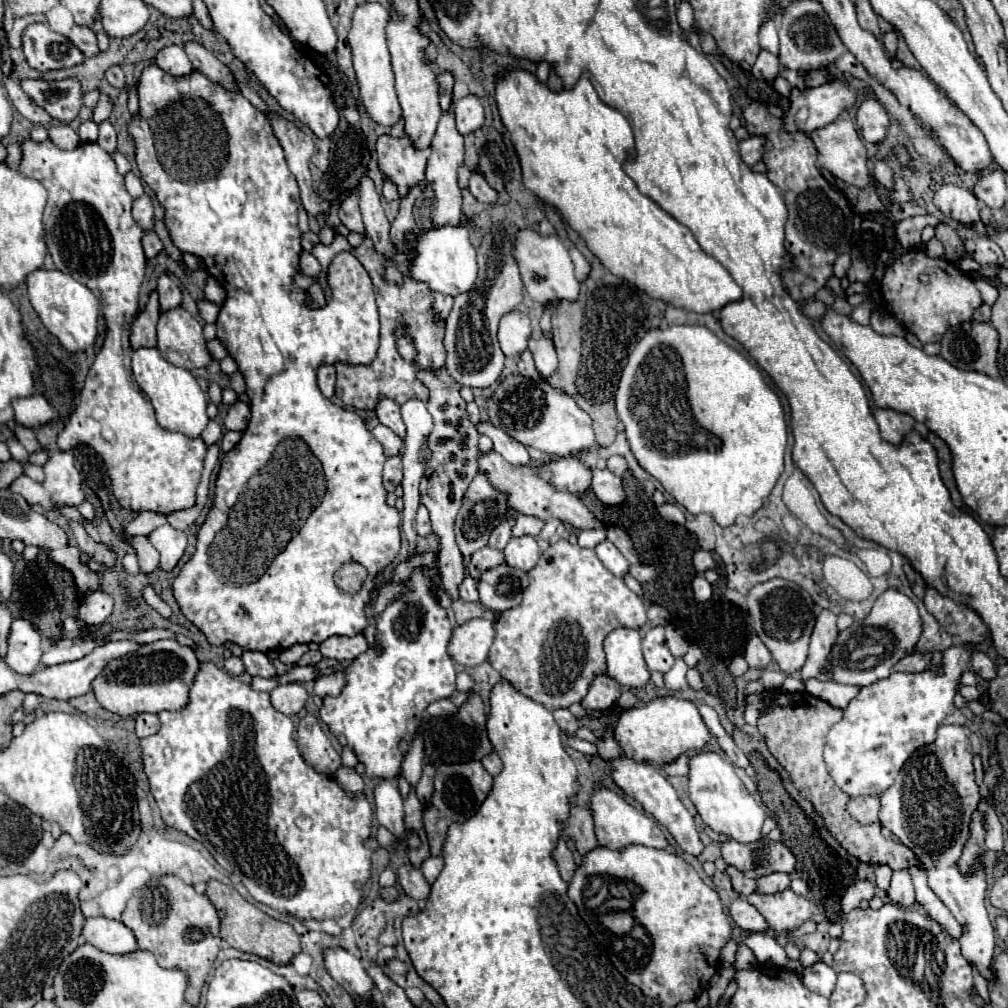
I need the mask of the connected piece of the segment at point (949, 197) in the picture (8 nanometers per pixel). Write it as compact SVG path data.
M944 184L942 188L938 188L934 196L934 204L942 214L950 216L952 220L964 226L972 226L980 222L978 200L968 188L960 188L956 184Z

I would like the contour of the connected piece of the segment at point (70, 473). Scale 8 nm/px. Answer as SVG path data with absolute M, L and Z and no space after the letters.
M73 451L52 454L44 464L46 480L37 483L22 474L9 489L20 494L28 504L39 504L44 510L54 510L58 504L78 506L84 500L80 472L76 470Z

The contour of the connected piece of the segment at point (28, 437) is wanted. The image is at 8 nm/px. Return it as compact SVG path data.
M16 424L14 428L12 428L12 432L14 432L14 436L18 438L18 442L28 450L28 452L36 452L36 450L42 450L40 448L40 444L36 442L36 436L34 436L34 430L30 430L30 428L26 428L26 426L22 426L22 424Z

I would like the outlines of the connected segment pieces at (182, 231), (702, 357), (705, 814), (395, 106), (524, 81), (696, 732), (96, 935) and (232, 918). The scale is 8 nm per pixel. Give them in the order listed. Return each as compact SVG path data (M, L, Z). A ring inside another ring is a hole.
M156 64L142 70L142 76L138 80L138 94L140 94L140 112L132 116L128 126L128 136L136 146L136 164L140 170L142 180L152 188L156 194L160 206L164 208L164 224L166 230L174 242L174 246L180 252L190 252L198 256L206 272L212 274L216 280L224 284L226 300L220 308L220 314L216 318L216 338L226 346L228 354L236 360L244 380L246 380L246 394L250 398L250 410L252 418L242 434L242 440L222 458L220 462L220 474L216 480L216 498L214 506L202 524L198 532L198 544L194 556L186 562L186 566L180 570L180 574L174 580L174 598L182 610L182 614L208 638L210 644L224 644L224 642L236 642L244 650L258 650L258 652L270 652L270 650L284 650L294 644L322 644L322 640L328 640L330 636L356 636L366 626L364 616L364 604L368 602L368 594L374 588L374 578L378 572L382 572L398 554L400 550L400 512L394 508L388 508L386 504L386 490L382 484L382 466L386 462L382 444L374 440L370 430L366 428L364 420L356 414L356 410L346 410L342 406L336 406L322 396L322 392L316 386L316 372L322 364L370 364L378 352L378 310L374 302L374 290L368 272L362 268L358 258L350 252L340 252L330 268L328 268L328 284L332 288L332 302L322 308L310 306L310 296L304 296L304 288L298 288L294 282L294 276L300 272L299 259L302 252L301 233L298 228L298 206L300 206L300 192L298 184L288 170L286 156L282 152L282 146L278 144L278 138L274 136L270 122L262 112L258 112L242 94L230 92L222 88L220 84L214 84L208 76L202 76L202 72L194 70L190 76L174 78L160 70ZM248 130L256 130L260 142L254 142L248 134ZM276 464L276 476L260 476L266 474L266 468L274 468ZM346 562L358 562L366 566L368 578L360 592L348 594L342 592L334 584L334 574L340 566Z
M668 326L668 328L656 328L644 334L644 338L636 344L636 348L632 350L632 354L628 356L628 364L620 376L620 384L616 390L616 410L618 410L618 418L624 422L626 426L626 438L630 442L630 448L638 460L638 464L650 472L662 486L664 490L674 496L674 500L678 504L682 504L690 514L712 514L714 520L720 526L732 526L734 520L744 514L744 516L752 516L756 510L762 508L762 500L770 494L770 490L774 488L776 480L780 478L782 470L784 470L784 452L786 452L786 440L788 440L788 430L786 430L786 418L784 418L784 406L778 398L778 394L766 384L760 368L756 368L744 354L740 354L736 348L728 346L726 342L722 342L712 330L704 328L704 326ZM710 434L718 436L722 440L722 448L720 452L710 452Z
M696 752L690 756L688 768L688 796L704 824L708 824L718 834L734 838L736 842L756 842L762 838L760 830L766 812L756 802L756 798L748 794L742 780L734 772L734 766L724 756L718 752Z
M364 2L358 4L352 16L350 28L350 48L352 48L352 62L360 86L360 98L364 102L366 112L382 126L392 126L402 116L400 102L394 90L394 72L390 66L390 52L386 40L386 24L390 20L390 8L382 6L380 2Z
M510 72L496 86L496 102L502 122L510 130L514 148L520 156L524 186L562 212L568 226L586 240L590 252L602 260L606 270L614 272L614 276L622 280L628 280L652 298L660 298L666 304L676 308L682 306L684 310L698 314L718 312L726 304L742 300L742 290L732 280L728 270L724 270L716 258L702 252L688 228L676 222L654 200L640 194L636 184L628 178L624 172L624 162L632 160L636 152L632 128L618 110L606 106L598 98L586 74L572 90L554 94L530 72Z
M666 696L648 702L648 706L624 710L614 728L614 738L628 758L658 766L678 758L680 754L702 750L710 740L710 732L694 702L676 696Z
M88 918L82 928L82 936L88 944L102 948L102 952L110 952L122 956L126 952L136 952L134 934L120 922L110 918Z
M210 880L206 896L214 904L214 908L218 910L218 916L220 916L220 922L222 922L220 924L220 936L232 948L254 954L254 956L260 956L264 960L270 960L270 962L278 964L278 966L288 964L300 952L298 934L294 932L294 928L290 924L284 924L284 922L278 922L278 920L270 918L262 910L258 910L254 904L246 902L232 886Z

